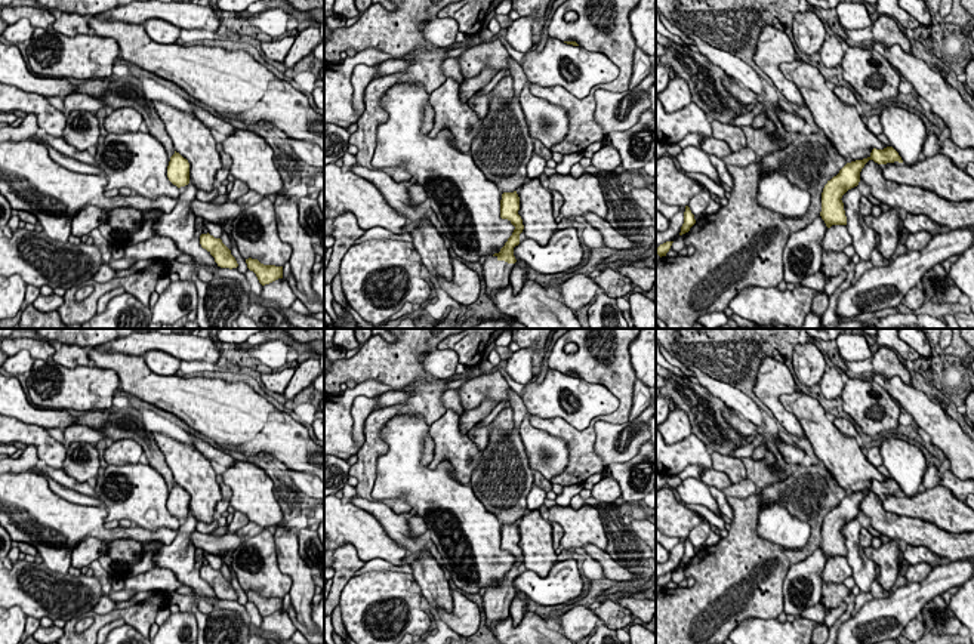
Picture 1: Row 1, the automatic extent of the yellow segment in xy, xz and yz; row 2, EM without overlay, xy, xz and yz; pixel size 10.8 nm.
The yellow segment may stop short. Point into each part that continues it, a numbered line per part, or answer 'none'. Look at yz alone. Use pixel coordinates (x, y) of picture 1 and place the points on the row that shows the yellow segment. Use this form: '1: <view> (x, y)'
1: yz (841, 123)

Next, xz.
1: xz (539, 224)

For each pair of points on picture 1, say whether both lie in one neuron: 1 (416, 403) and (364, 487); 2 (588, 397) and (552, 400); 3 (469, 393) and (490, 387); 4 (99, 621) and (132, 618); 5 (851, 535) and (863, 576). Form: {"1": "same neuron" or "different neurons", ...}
{"1": "same neuron", "2": "same neuron", "3": "same neuron", "4": "same neuron", "5": "same neuron"}

